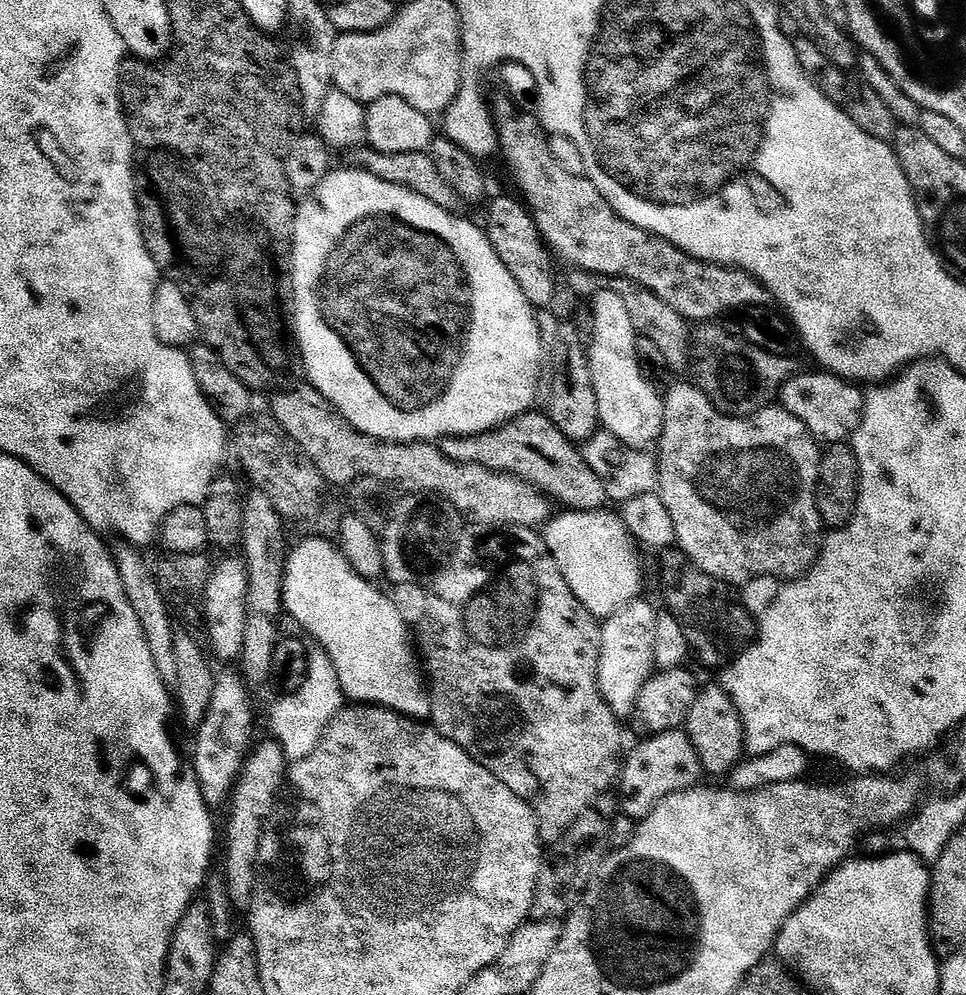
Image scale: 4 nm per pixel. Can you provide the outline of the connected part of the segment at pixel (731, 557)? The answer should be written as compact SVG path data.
M695 383L676 384L663 393L664 398L664 429L658 441L660 460L658 456L658 494L662 502L666 502L666 510L670 510L670 518L674 518L676 544L695 567L701 568L706 574L724 580L727 584L739 586L747 580L756 580L759 576L784 576L783 578L799 578L808 571L820 555L822 543L822 521L816 505L816 483L820 473L821 445L812 437L810 430L794 418L783 406L765 406L759 412L747 416L738 416L721 412L712 400Z

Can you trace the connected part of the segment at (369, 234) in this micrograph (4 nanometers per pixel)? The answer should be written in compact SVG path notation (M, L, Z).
M352 170L353 172L329 171L322 182L314 191L308 193L299 201L298 207L294 212L292 221L292 253L291 253L291 280L292 294L290 303L290 320L294 325L294 339L298 345L298 355L302 361L303 371L308 372L307 383L313 388L317 388L325 398L327 403L333 404L337 410L348 419L355 428L362 434L373 436L379 440L391 440L393 444L414 444L417 442L436 442L441 438L455 438L457 436L481 436L484 432L494 432L498 428L503 428L510 420L515 420L518 416L523 416L525 412L533 407L536 400L536 391L540 388L540 363L546 360L546 344L542 339L542 333L539 330L536 321L537 309L518 290L518 282L510 278L510 270L502 266L498 254L492 249L492 243L488 241L488 233L483 227L471 224L468 220L463 220L460 214L456 212L447 212L442 210L442 206L434 206L430 198L422 198L422 194L414 194L402 186L394 186L390 182L382 182L382 178L374 178L374 174Z

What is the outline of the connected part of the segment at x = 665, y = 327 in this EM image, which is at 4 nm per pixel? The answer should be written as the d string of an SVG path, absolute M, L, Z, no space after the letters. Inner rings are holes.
M572 274L568 284L578 295L585 296L585 298L591 298L596 293L605 290L618 294L618 298L622 298L622 302L626 305L626 310L630 314L630 322L634 322L637 333L650 337L658 345L658 350L662 350L662 358L666 358L669 369L676 373L684 372L687 368L690 368L690 358L688 362L688 355L690 357L693 355L694 344L690 339L689 321L685 320L682 314L678 314L678 310L666 306L666 302L662 302L662 298L658 298L650 290L646 290L642 286L638 286L621 276Z

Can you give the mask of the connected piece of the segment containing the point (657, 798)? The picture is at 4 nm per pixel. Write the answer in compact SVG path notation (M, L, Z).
M687 731L663 732L641 739L639 743L632 753L627 753L618 777L623 815L637 822L645 820L656 809L658 802L662 802L662 798L697 787L701 783L700 776L705 775L698 750L694 750Z

